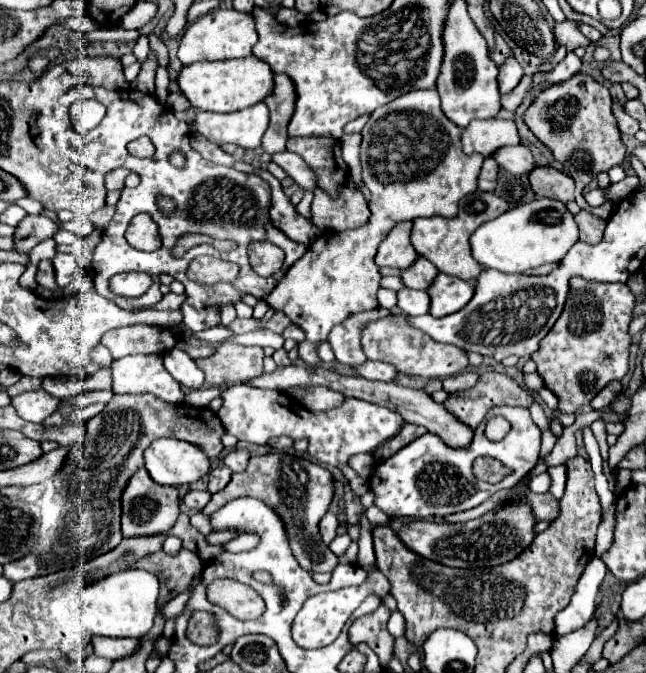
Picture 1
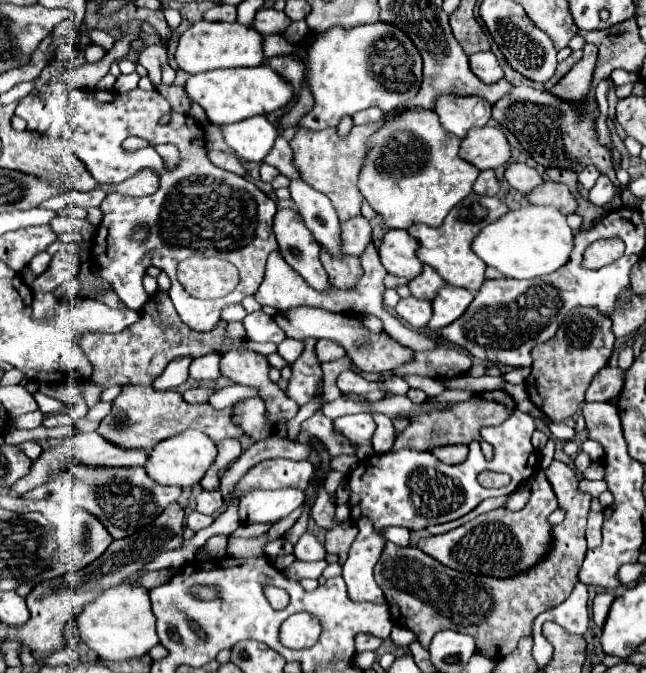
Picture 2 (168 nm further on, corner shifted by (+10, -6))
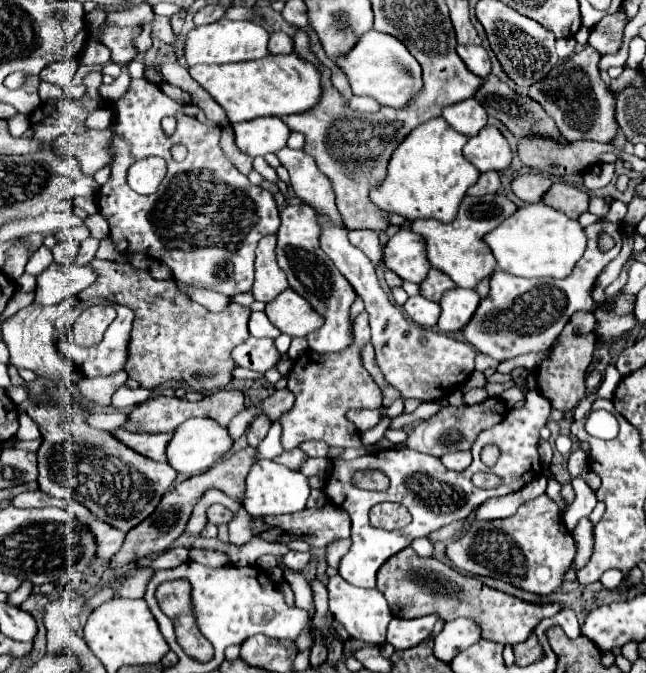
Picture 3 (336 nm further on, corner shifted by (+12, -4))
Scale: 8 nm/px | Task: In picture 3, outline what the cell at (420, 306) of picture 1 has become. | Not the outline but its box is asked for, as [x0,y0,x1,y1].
[404,296,440,328]

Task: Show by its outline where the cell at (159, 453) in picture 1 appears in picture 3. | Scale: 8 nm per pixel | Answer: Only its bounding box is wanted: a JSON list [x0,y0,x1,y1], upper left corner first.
[166,418,232,476]

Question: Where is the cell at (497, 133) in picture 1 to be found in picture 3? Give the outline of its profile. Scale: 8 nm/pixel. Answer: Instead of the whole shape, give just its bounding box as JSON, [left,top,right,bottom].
[464,126,512,170]

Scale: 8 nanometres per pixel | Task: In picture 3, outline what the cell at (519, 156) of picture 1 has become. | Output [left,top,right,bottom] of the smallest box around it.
[512,174,552,204]

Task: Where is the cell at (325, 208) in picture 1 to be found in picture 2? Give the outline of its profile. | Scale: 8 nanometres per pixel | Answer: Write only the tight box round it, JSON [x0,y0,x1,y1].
[342,216,372,256]

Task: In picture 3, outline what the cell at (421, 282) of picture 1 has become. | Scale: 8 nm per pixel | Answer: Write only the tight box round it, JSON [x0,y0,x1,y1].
[420,268,456,302]

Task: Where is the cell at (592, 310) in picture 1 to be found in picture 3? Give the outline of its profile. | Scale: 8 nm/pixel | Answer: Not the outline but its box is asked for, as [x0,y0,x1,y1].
[534,312,598,412]

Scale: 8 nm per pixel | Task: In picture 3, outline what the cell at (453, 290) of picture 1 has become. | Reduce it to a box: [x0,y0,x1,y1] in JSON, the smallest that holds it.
[438,288,480,332]

